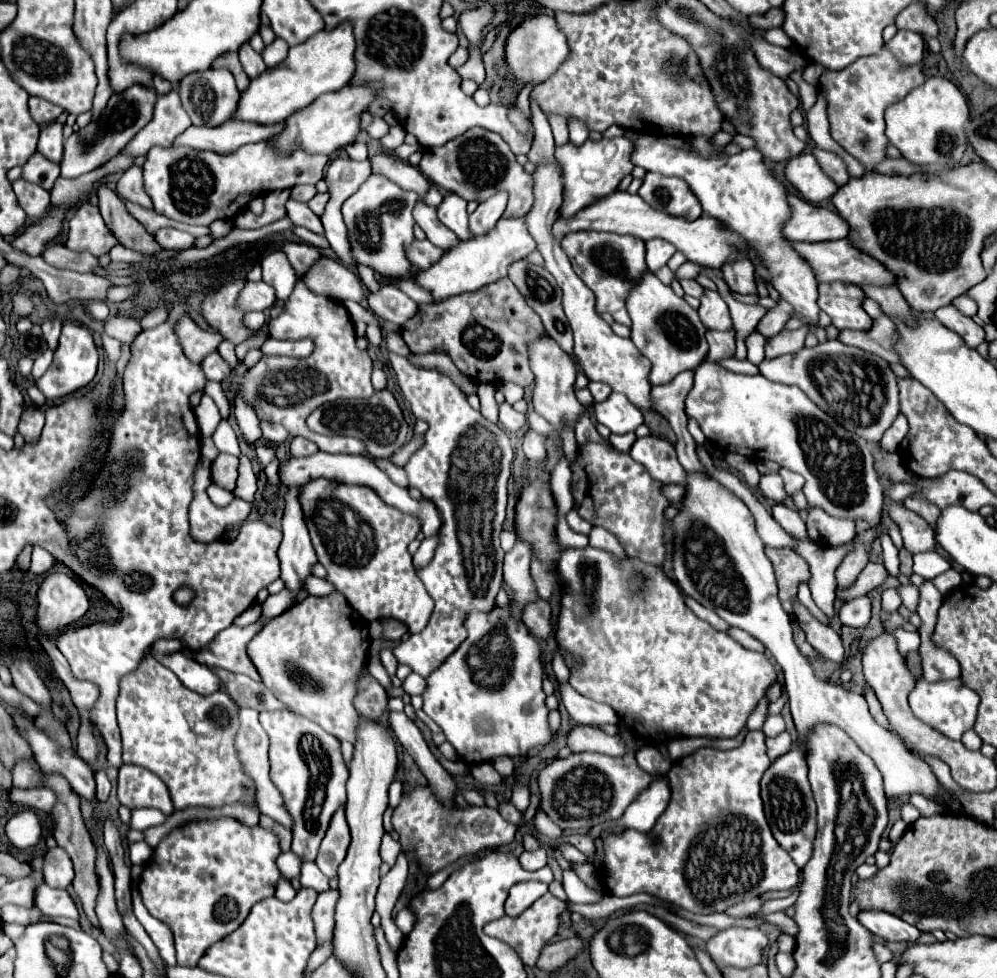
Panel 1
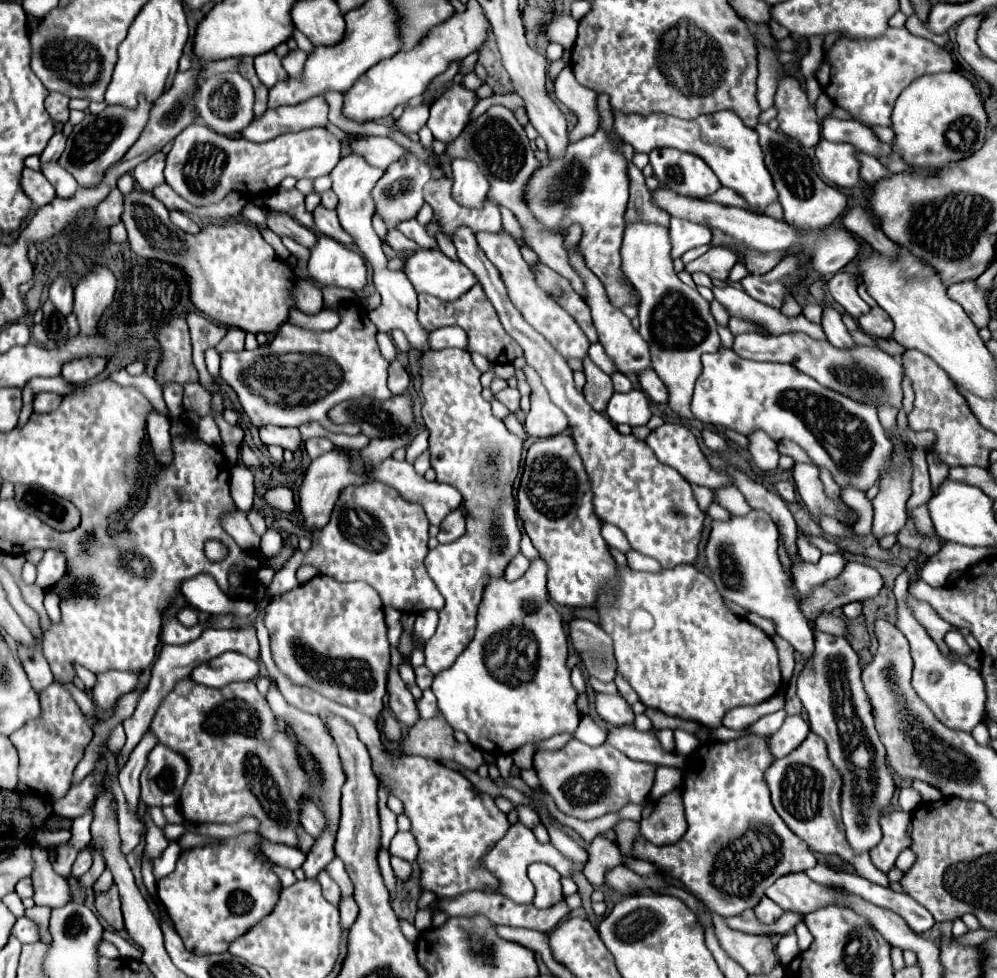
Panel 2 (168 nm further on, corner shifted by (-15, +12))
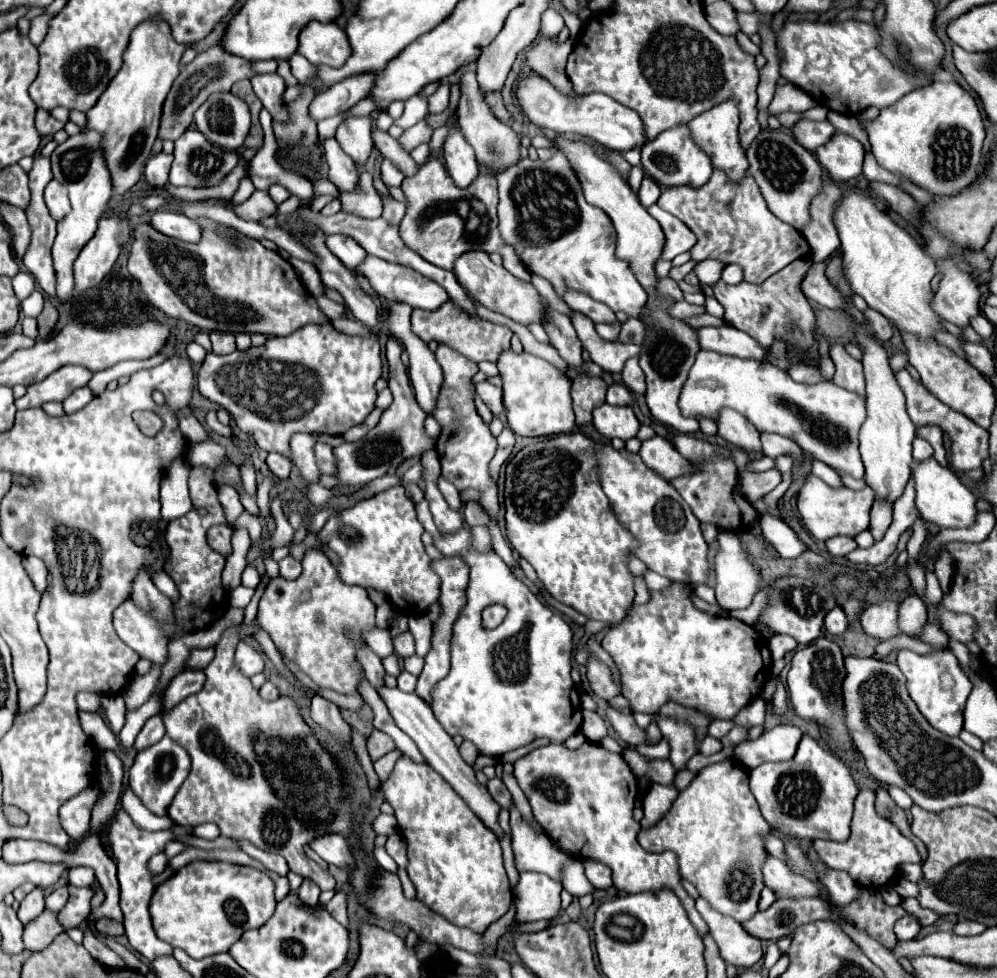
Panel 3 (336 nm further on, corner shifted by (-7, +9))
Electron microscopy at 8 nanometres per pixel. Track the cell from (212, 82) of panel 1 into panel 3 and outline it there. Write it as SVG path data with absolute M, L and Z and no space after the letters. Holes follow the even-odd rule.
M232 92L208 96L194 114L196 128L224 150L240 150L250 130L248 104Z

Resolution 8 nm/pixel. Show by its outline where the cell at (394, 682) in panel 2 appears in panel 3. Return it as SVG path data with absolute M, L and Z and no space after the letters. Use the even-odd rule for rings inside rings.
M366 646L358 648L358 660L360 664L364 666L364 674L366 674L366 680L374 686L374 688L382 688L384 686L384 676L386 676L386 670L382 666L382 660Z

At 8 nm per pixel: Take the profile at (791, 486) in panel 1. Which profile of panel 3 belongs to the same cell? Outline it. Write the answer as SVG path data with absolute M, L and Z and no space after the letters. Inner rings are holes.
M814 474L806 476L806 482L802 484L796 496L802 522L816 540L828 540L832 536L856 536L858 532L866 530L870 524L872 502L874 502L874 492L868 486L860 492L854 492L850 488L834 490Z

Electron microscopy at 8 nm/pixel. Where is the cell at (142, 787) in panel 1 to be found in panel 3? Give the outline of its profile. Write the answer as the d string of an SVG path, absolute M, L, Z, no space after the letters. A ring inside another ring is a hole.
M164 736L160 742L156 742L154 746L146 748L136 756L128 774L128 784L150 812L154 812L156 816L164 816L174 794L186 780L188 772L190 772L190 756L186 754L186 750Z

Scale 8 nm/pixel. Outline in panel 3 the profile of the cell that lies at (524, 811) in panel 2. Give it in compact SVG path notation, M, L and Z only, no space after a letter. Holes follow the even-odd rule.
M494 778L494 780L488 782L488 792L500 804L500 808L504 808L504 810L512 808L512 804L514 804L512 802L512 794L508 792L508 788L504 786L504 782L500 778Z

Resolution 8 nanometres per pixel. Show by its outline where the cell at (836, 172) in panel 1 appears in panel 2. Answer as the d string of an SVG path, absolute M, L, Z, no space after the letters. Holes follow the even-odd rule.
M858 153L858 161L862 163L860 167L860 177L866 181L866 183L878 183L882 179L888 179L892 177L892 173L872 155L866 155L866 153Z

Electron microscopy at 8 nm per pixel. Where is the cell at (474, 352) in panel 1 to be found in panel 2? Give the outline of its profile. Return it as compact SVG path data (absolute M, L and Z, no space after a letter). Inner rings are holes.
M474 285L470 291L466 291L460 299L452 301L452 303L442 303L436 297L418 295L420 307L418 307L418 321L422 323L422 327L426 331L434 331L446 325L458 325L466 331L468 335L468 353L480 353L484 355L490 363L512 363L516 357L522 355L522 349L518 349L516 341L512 337L508 337L508 333L504 333L504 327L500 325L500 319L496 315L496 309L492 309L490 301L484 297L484 291L480 289L480 285Z

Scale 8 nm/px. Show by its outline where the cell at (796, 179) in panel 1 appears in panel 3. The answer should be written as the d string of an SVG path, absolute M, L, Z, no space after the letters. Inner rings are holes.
M836 132L832 140L816 148L814 154L830 180L846 182L862 174L864 146L848 134Z

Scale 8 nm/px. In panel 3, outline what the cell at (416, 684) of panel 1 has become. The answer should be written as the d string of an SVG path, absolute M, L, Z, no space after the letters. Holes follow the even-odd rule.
M402 672L402 674L398 676L398 688L400 688L402 692L414 692L414 690L416 690L416 676L412 676L412 674L408 674L408 672Z

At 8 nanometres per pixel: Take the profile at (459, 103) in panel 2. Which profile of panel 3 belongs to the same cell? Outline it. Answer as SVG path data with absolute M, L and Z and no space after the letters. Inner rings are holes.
M422 118L416 126L408 128L408 130L402 134L400 142L402 142L402 144L404 144L404 148L410 152L410 150L412 150L412 148L416 148L418 144L432 140L432 132L434 132L434 130L430 128L428 120L426 120L426 118Z

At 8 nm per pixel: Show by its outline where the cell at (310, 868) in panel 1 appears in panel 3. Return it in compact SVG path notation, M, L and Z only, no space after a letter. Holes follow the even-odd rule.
M338 890L338 892L334 894L334 898L326 904L326 910L328 910L342 926L348 924L348 918L346 918L346 894L344 894L342 890Z

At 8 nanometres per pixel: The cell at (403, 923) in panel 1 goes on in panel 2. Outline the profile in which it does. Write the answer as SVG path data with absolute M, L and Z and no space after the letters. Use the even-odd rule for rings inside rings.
M472 891L472 893L464 893L464 895L456 897L456 899L438 899L436 905L430 905L428 909L418 911L416 921L414 921L414 927L416 927L420 933L432 929L432 913L438 911L438 909L442 909L444 913L448 913L450 917L484 915L484 917L488 917L494 925L524 927L524 929L534 929L534 931L542 931L542 933L552 931L552 929L562 921L562 917L568 915L566 901L562 901L560 905L554 905L552 909L536 909L532 903L528 903L528 905L516 905L512 899L508 899L508 897L504 897L504 895L486 895L486 893L480 893L480 891Z

